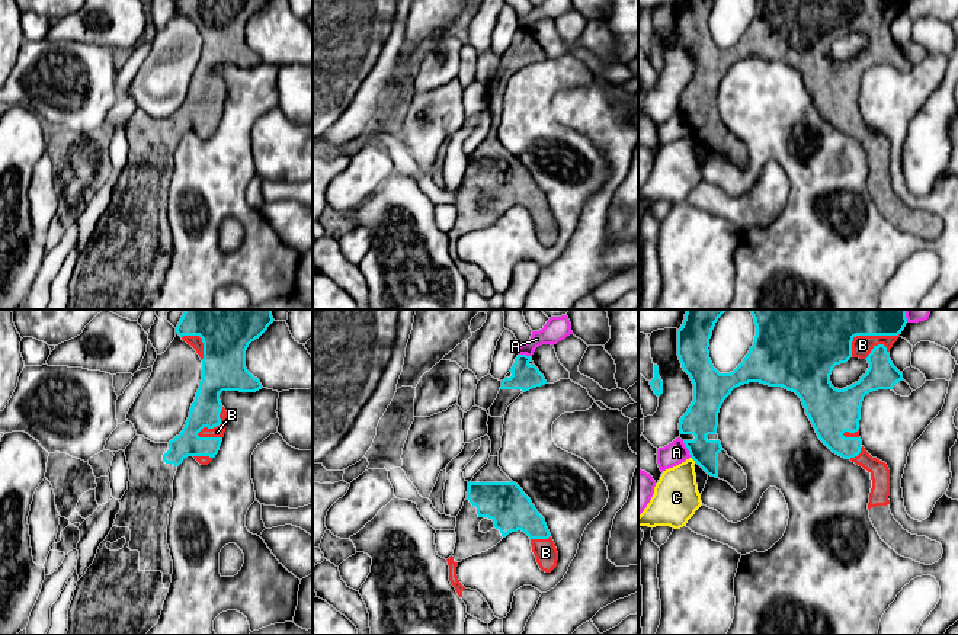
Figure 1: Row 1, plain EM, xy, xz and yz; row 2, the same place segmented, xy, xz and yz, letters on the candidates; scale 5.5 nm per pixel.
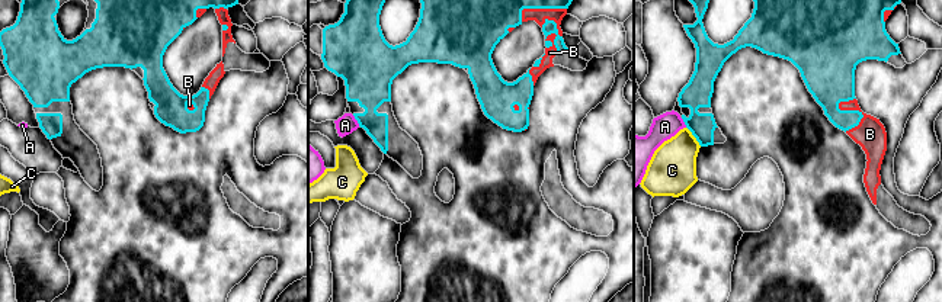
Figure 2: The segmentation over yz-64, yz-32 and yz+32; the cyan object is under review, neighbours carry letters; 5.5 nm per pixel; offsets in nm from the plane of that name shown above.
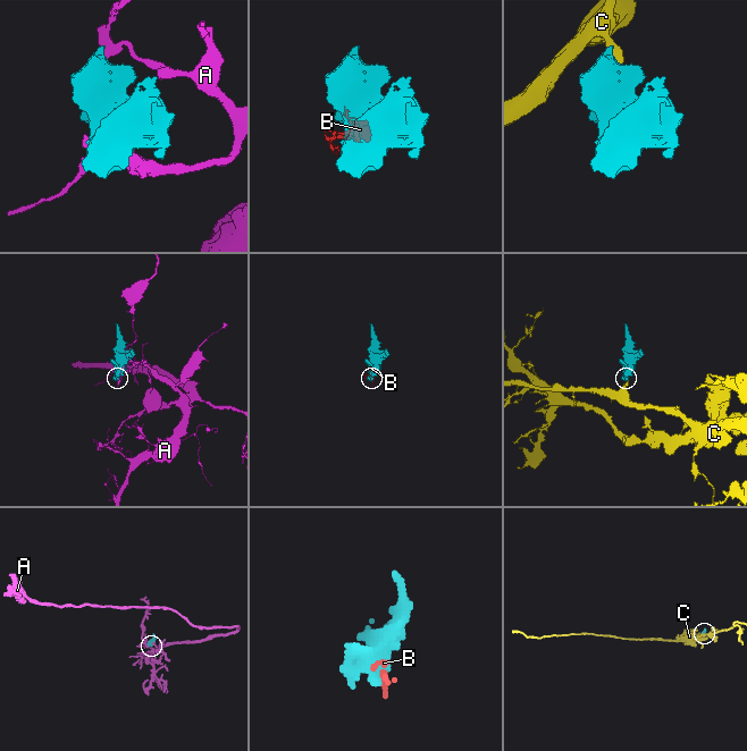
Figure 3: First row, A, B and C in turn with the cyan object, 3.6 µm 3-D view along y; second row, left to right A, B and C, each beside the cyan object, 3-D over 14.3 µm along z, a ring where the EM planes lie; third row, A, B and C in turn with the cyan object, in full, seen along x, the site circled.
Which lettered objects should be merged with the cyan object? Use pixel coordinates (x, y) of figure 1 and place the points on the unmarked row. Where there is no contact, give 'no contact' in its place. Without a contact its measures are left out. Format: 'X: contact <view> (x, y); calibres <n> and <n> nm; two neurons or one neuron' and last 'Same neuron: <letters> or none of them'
A: contact yz (688, 124); calibres 190 and 120 nm; two neurons
B: contact xy (214, 100); calibres 160 and 60 nm; one neuron
C: contact yz (694, 134); calibres 190 and 260 nm; two neurons
Same neuron: B

